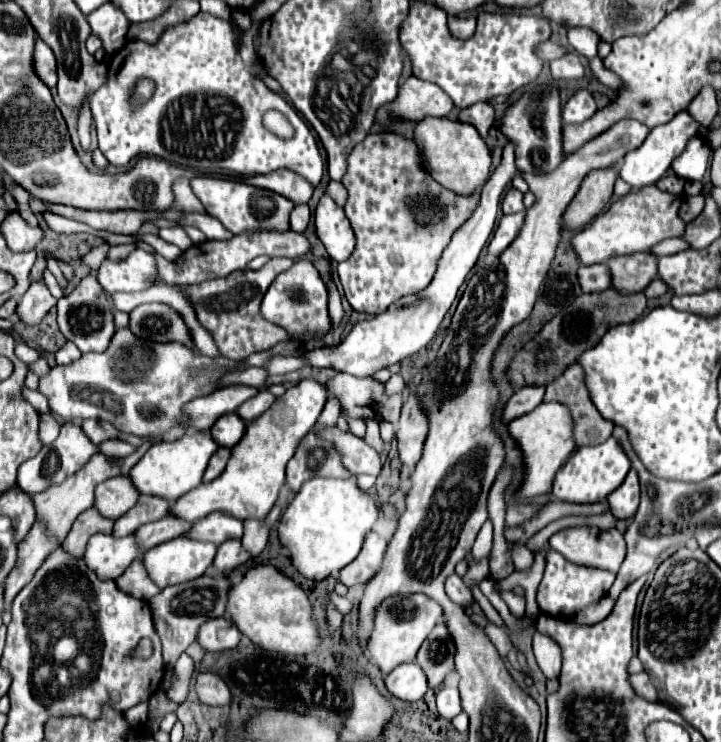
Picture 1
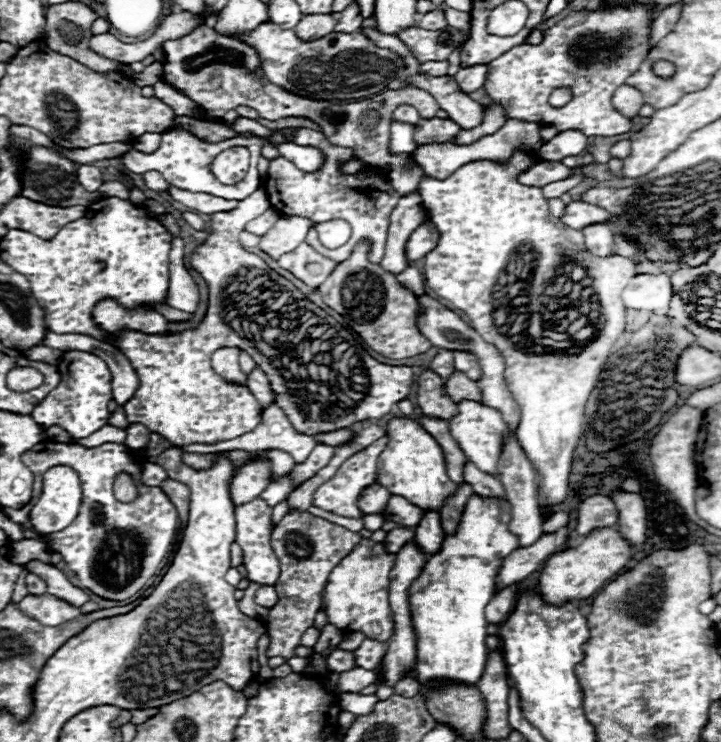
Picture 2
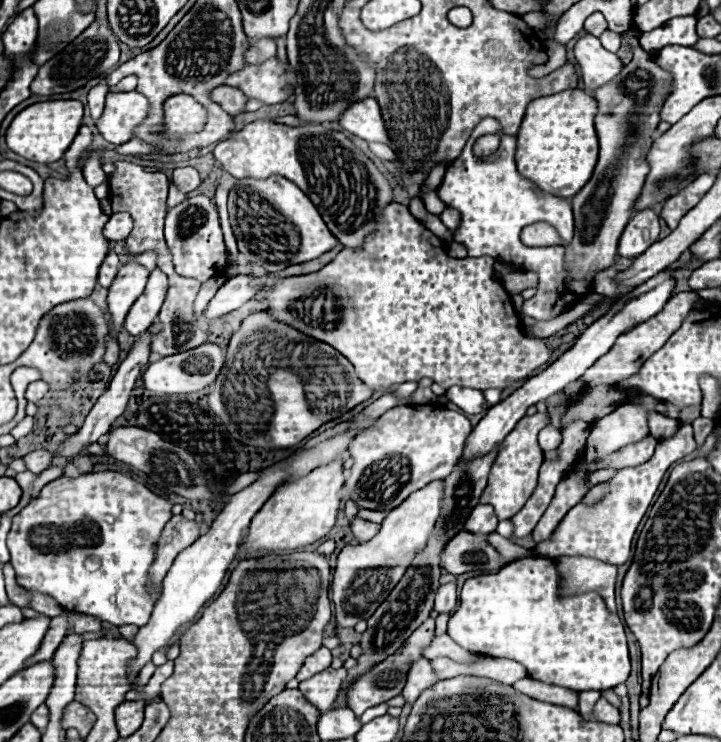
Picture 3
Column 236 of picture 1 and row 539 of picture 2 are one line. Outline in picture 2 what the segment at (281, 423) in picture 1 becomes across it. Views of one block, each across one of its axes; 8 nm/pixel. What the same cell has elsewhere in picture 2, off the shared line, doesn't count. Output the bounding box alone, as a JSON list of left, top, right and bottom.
[410,498,518,684]

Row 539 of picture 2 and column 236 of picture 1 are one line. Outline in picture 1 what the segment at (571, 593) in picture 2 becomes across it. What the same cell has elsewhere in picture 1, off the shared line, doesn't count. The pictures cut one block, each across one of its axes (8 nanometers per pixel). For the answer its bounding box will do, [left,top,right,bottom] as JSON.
[226,566,320,656]

